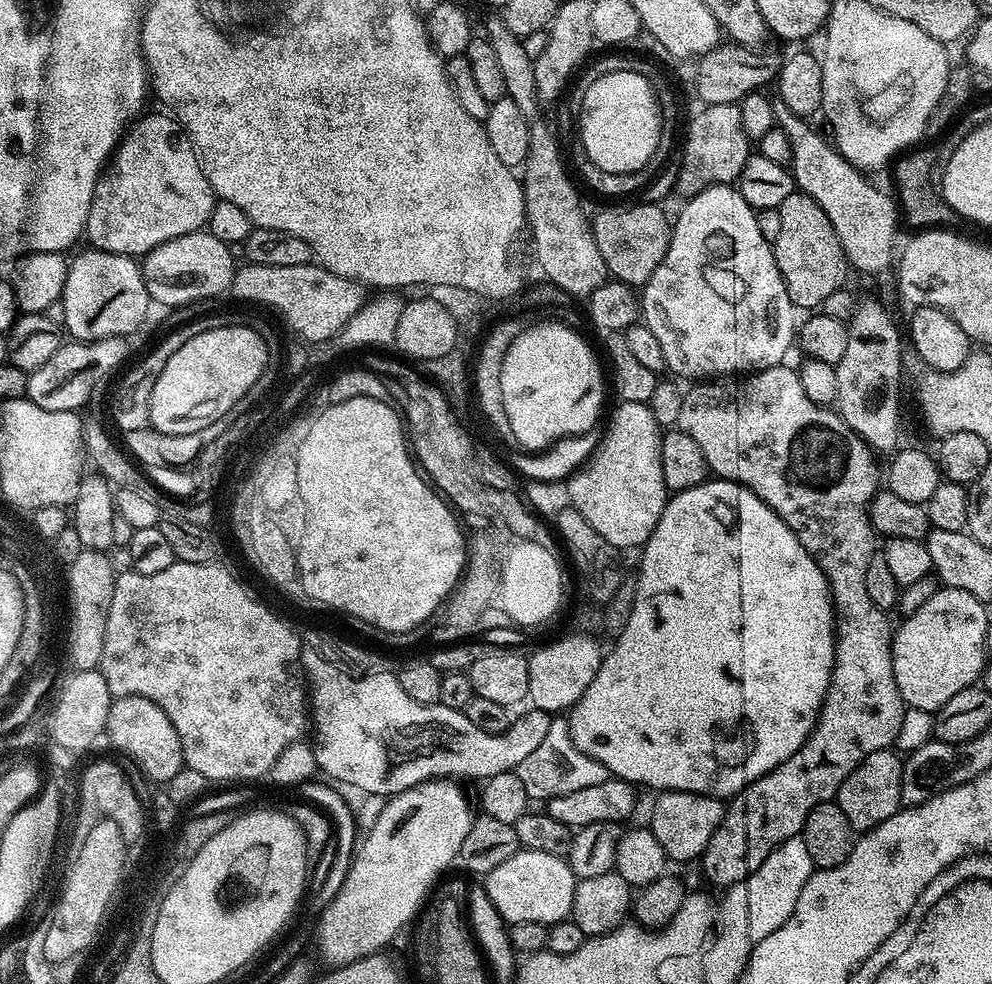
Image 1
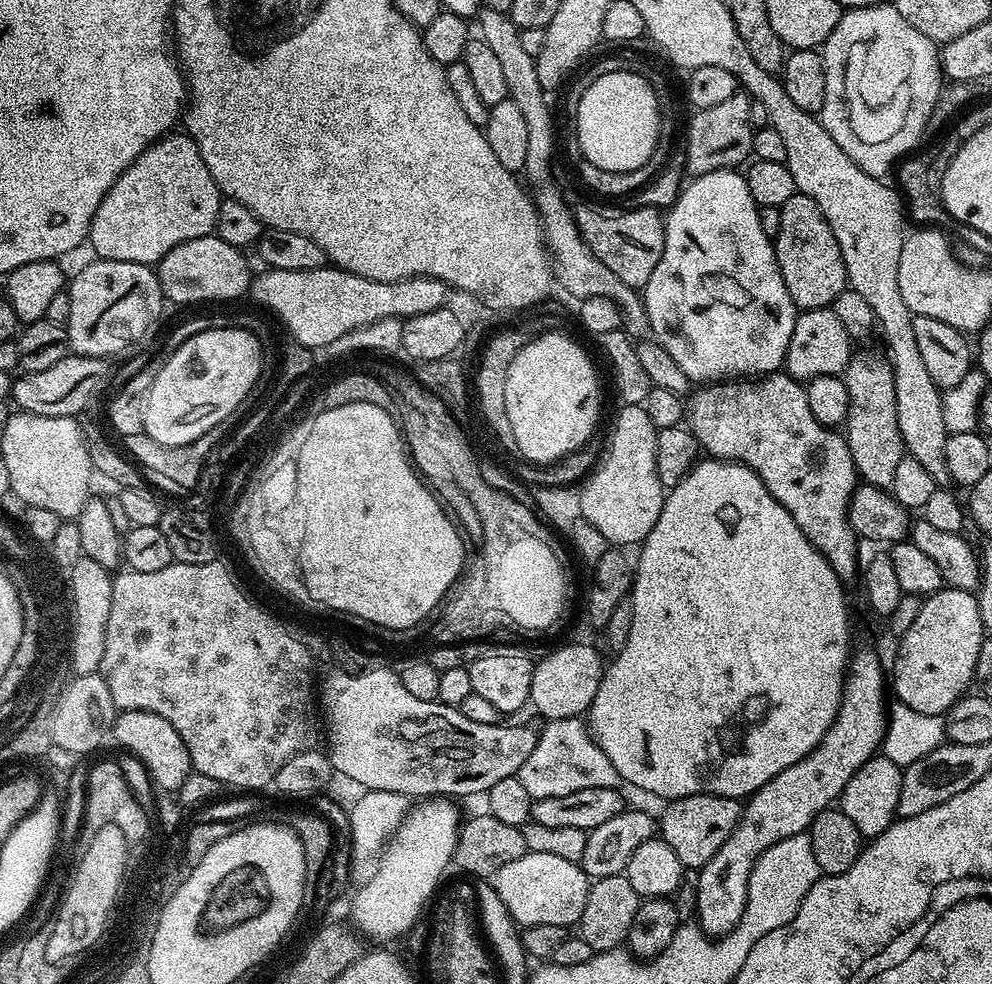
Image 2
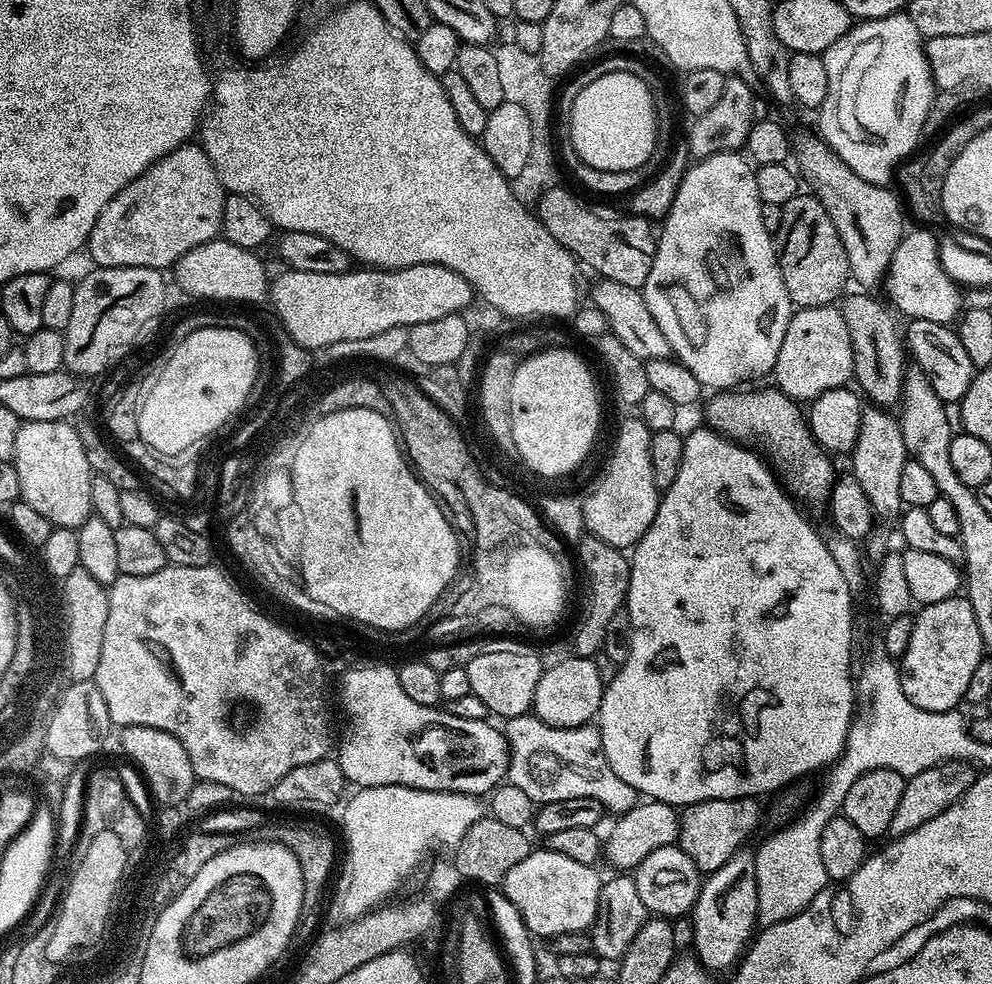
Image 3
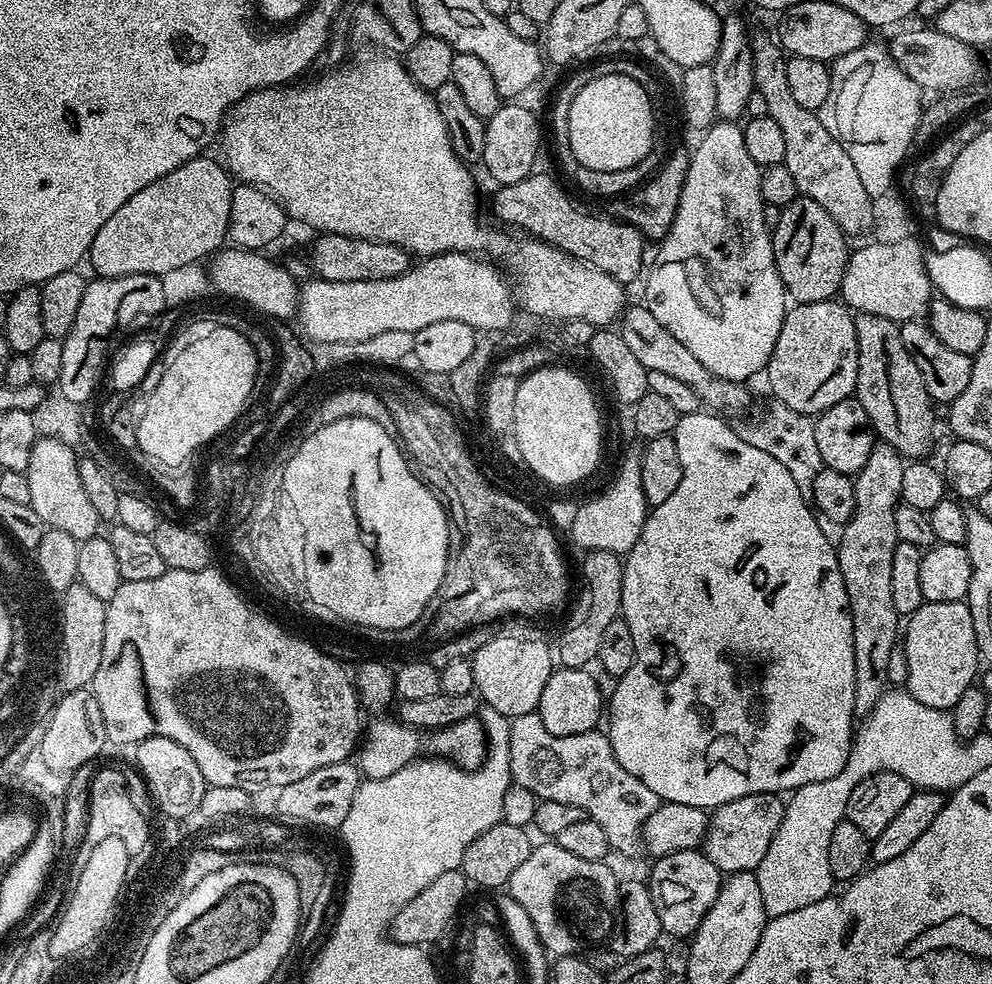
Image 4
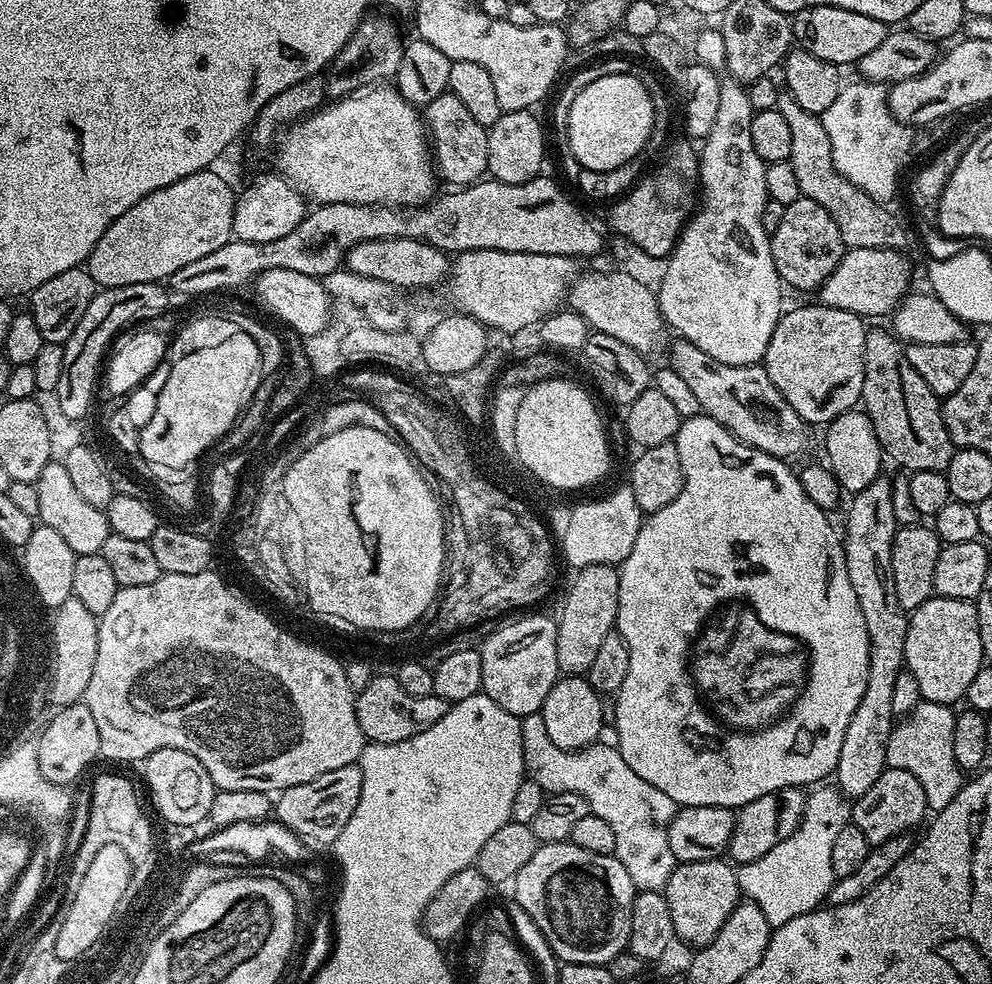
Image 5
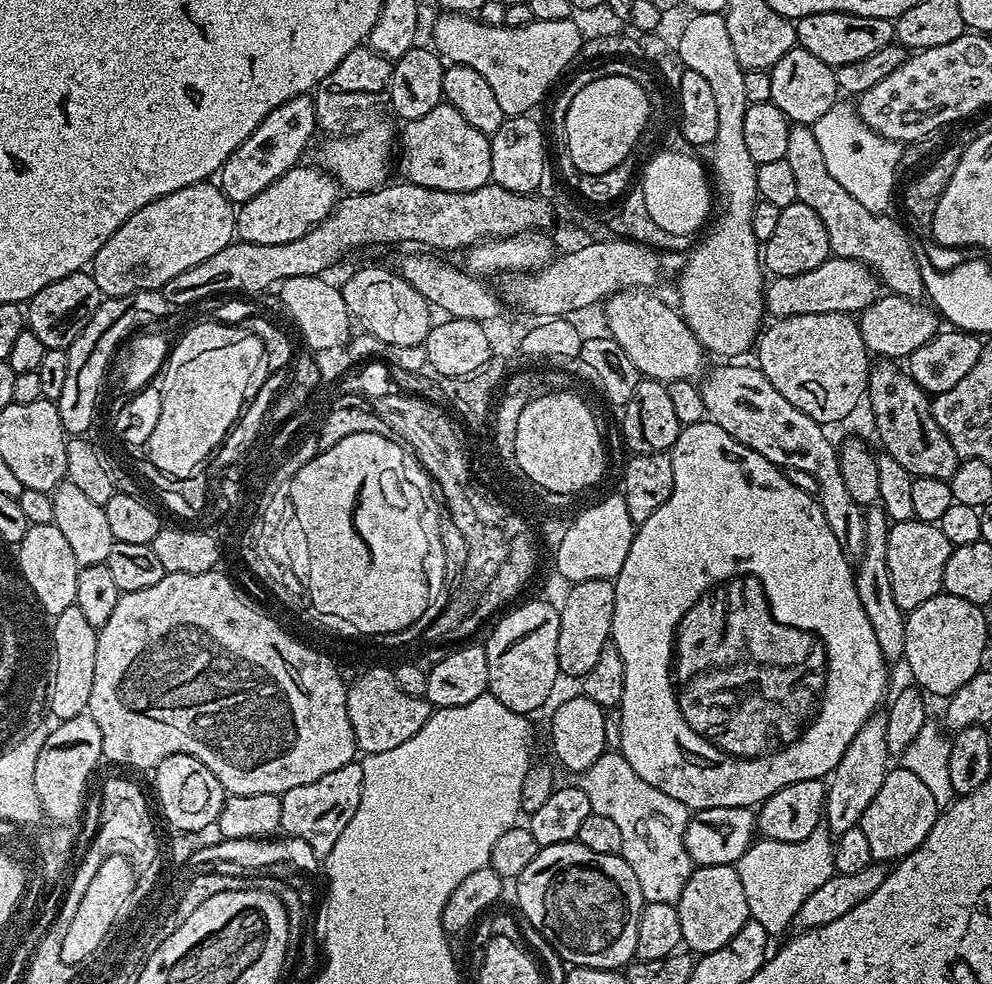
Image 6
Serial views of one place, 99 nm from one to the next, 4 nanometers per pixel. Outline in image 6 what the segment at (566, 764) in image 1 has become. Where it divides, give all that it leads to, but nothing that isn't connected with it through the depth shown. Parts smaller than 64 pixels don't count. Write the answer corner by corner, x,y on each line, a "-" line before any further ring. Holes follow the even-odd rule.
606,750
593,765
579,777
578,787
586,790
593,812
610,818
622,834
622,850
619,855
634,870
638,878
638,890
642,890
645,902
675,904
686,886
688,875
694,867
684,845
684,831
690,819
690,809
682,802
662,794
650,782
638,778
634,766
626,762
623,754

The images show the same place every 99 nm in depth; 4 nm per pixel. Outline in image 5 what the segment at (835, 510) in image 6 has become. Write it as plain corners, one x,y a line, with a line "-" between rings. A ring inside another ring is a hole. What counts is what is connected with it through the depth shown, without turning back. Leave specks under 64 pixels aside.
676,338
673,341
668,348
667,363
689,384
703,415
717,420
743,444
771,456
789,458
807,450
809,425
792,409
790,402
782,398
763,366
730,366
710,358
710,354
698,350
689,340

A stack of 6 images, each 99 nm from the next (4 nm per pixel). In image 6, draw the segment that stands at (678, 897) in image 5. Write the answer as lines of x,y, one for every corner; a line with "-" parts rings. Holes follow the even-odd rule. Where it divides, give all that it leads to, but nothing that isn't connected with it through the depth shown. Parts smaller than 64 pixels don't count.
730,864
693,867
675,905
682,926
683,947
692,954
722,950
722,946
726,946
726,942
730,942
750,918
742,878
738,878
735,867

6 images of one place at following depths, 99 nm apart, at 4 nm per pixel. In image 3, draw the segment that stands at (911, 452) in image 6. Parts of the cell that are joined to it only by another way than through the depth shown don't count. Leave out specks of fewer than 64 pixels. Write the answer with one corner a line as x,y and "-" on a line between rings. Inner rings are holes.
856,291
860,292
854,293
853,296
845,295
838,304
852,343
852,353
856,363
854,380
855,383
860,383
859,391
865,397
868,395
873,405
888,410
899,405
900,397
904,394
906,364
903,360
904,356
906,360
906,348
902,343
902,332
901,329
900,332
896,329
893,313
883,299
875,300
867,291

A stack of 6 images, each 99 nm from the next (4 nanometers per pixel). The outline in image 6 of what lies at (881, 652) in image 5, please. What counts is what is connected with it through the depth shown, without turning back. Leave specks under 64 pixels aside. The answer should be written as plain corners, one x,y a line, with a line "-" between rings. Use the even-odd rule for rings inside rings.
880,506
869,507
864,514
864,525
866,526
866,542
854,568
858,598
862,602
862,610
866,610
866,618
870,618
874,638
878,638
878,646
882,650
885,661
898,660
900,662
904,660
906,646
906,630
904,629
906,616
900,611
898,602
894,602
894,590
890,586
890,566
886,566
886,542
890,527
887,512
-
872,715
860,727
858,734
854,734
850,746
846,746
846,754
842,754
838,766
830,774
824,822
831,835
837,836
857,827
861,814
873,801
875,794
878,794
882,783
886,782
886,774
890,770
890,757
886,746
887,721
887,715

